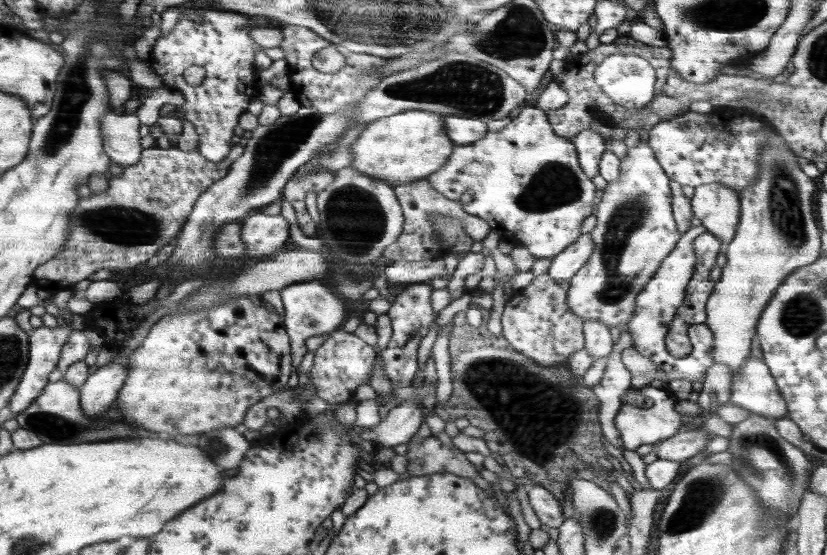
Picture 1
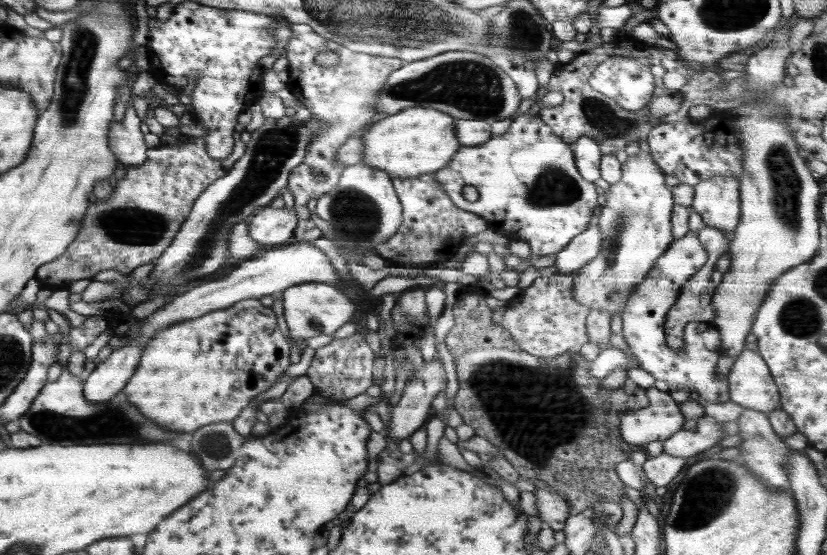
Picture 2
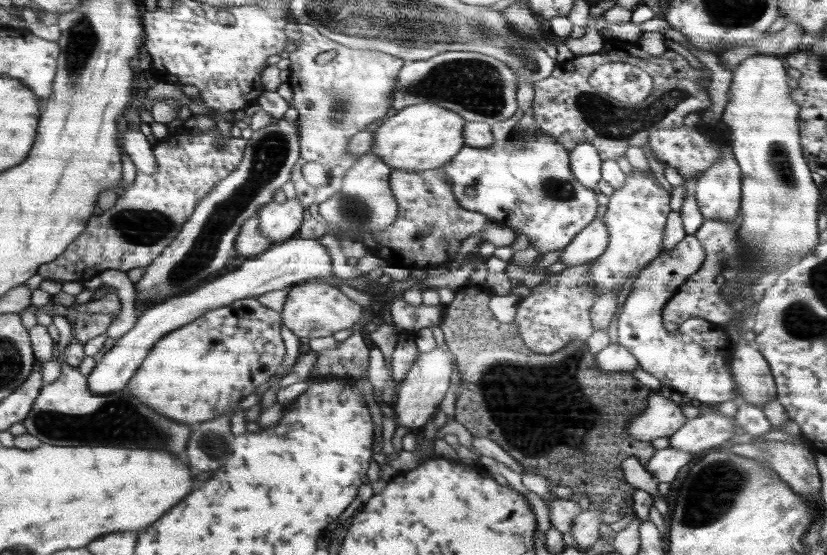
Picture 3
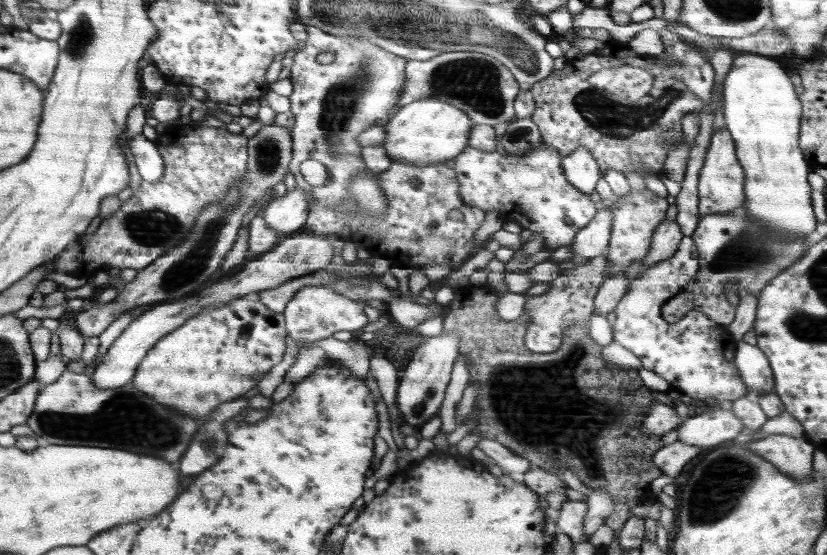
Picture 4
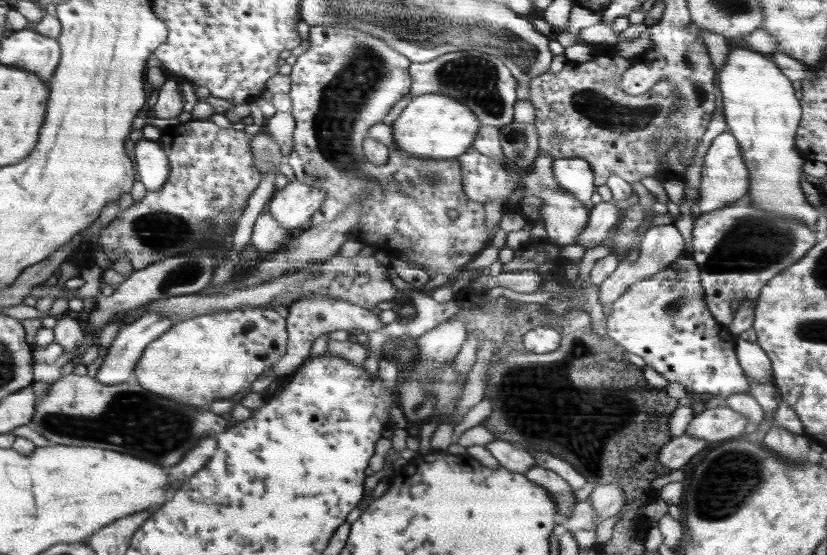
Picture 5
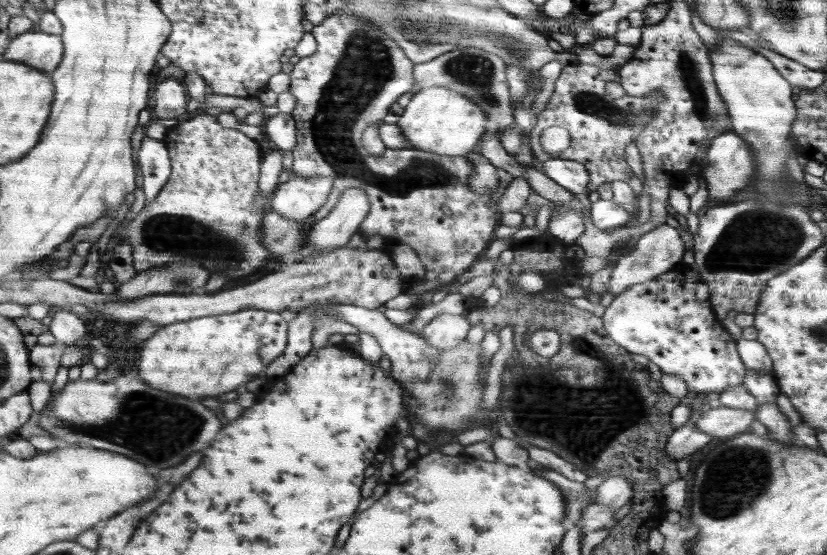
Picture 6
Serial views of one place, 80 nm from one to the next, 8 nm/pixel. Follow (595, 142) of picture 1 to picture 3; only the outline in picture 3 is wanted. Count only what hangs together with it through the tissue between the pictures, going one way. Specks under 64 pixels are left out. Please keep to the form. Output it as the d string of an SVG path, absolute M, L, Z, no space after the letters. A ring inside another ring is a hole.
M582 142L569 150L572 174L578 182L594 188L601 180L602 159L590 142Z

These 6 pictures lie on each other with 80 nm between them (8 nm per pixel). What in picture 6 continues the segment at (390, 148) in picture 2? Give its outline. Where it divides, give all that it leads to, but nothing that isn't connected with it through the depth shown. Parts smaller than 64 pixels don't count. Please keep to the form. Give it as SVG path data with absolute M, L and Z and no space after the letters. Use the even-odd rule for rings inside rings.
M432 86L420 92L414 92L410 103L406 106L402 116L399 117L397 126L412 149L435 152L446 156L468 156L476 150L486 134L486 116L488 116L487 110L480 109L476 102L472 102L471 98L464 96L463 93L443 86L442 88Z

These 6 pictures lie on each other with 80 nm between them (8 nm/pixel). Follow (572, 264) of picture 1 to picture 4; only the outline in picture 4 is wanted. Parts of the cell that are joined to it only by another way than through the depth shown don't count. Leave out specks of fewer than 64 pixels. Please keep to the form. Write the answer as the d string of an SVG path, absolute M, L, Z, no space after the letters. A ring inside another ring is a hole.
M601 207L594 215L591 222L578 232L575 242L571 245L573 252L572 261L585 262L605 254L609 247L612 228L611 207Z

